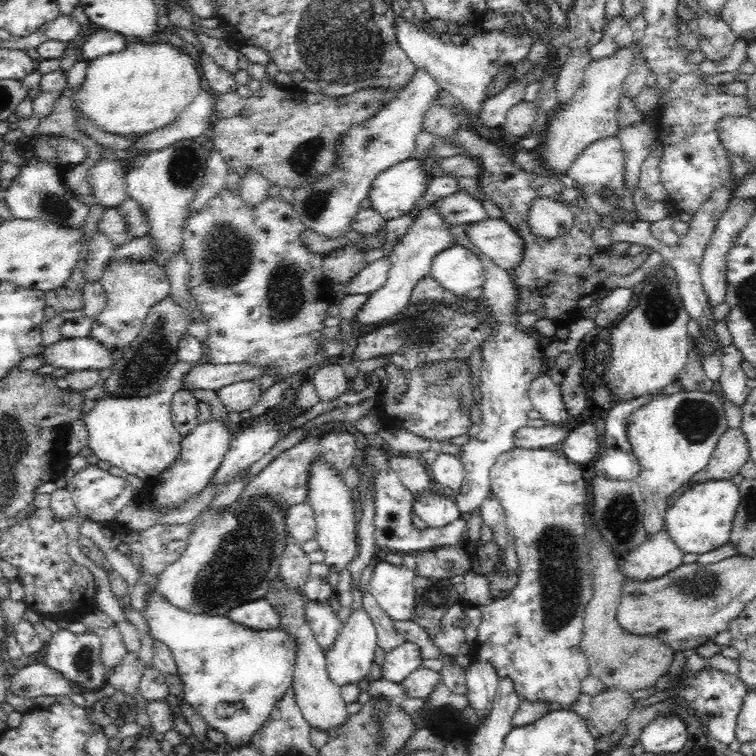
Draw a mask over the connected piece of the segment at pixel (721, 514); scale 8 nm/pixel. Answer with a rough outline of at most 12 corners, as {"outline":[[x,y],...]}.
{"outline":[[731,480],[695,483],[663,529],[684,554],[729,542],[741,496]]}

